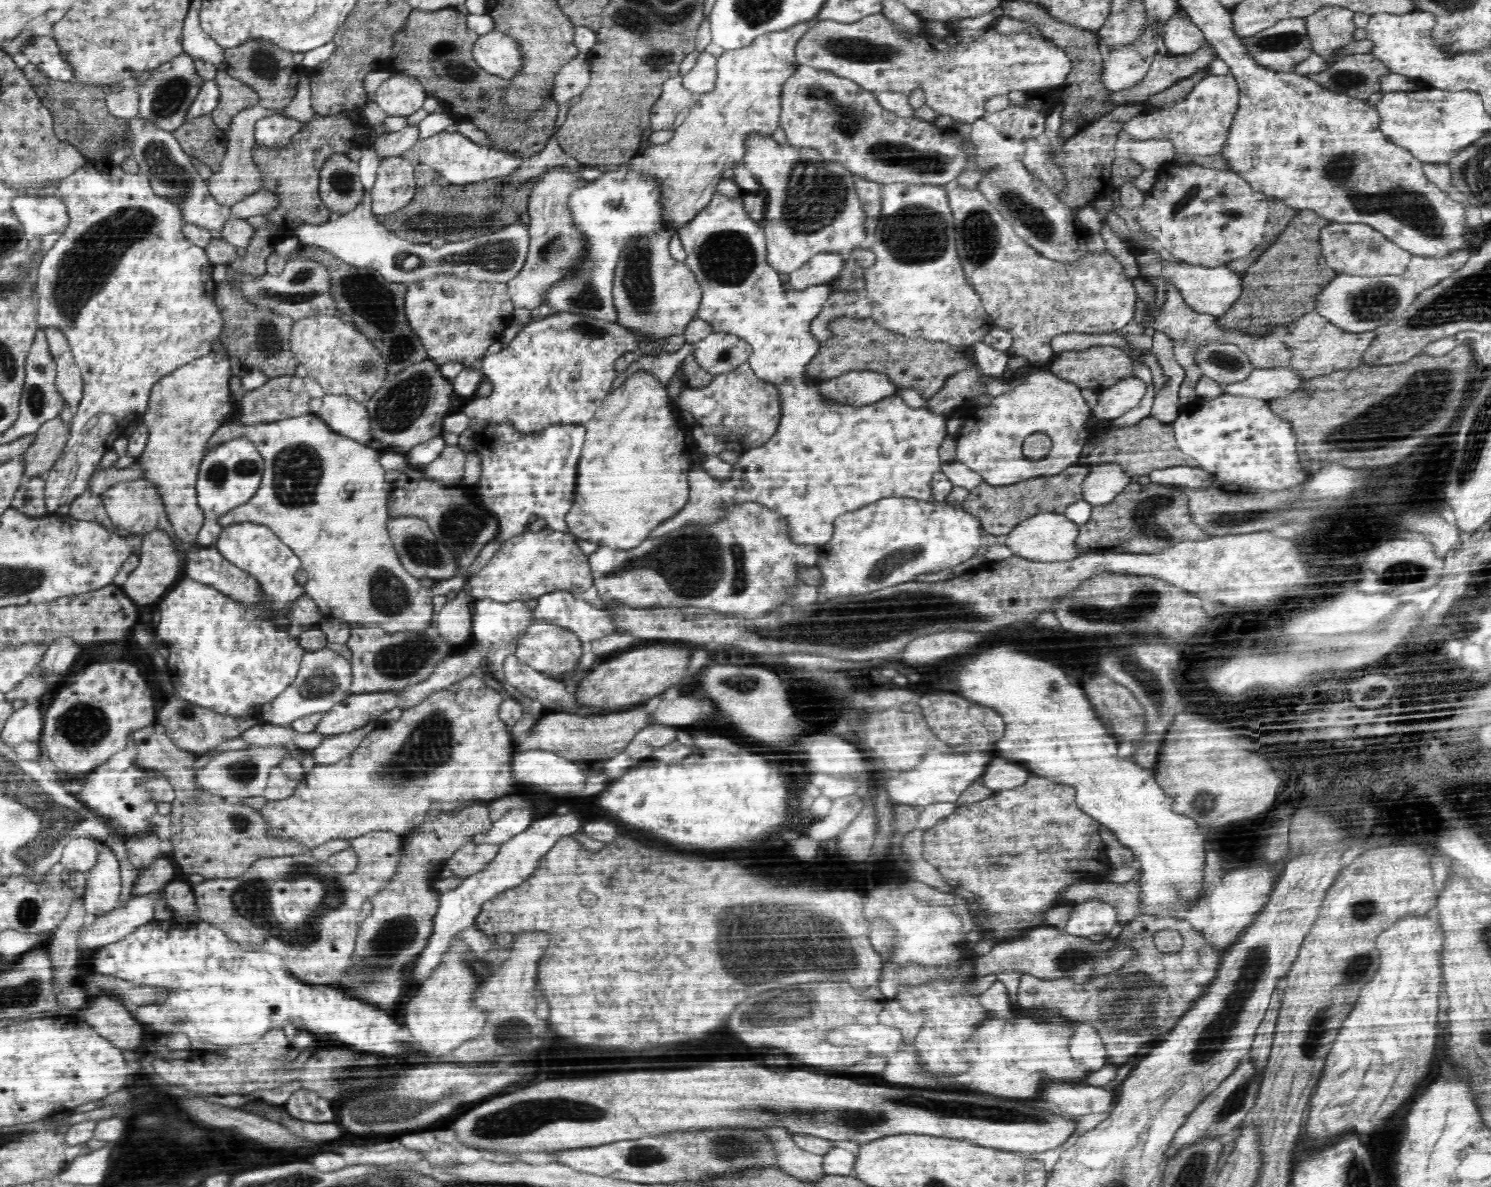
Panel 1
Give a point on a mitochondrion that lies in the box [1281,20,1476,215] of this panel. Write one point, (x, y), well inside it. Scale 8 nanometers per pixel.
(1346, 79)

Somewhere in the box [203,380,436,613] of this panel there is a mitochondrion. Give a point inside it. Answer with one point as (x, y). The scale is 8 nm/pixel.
(297, 467)

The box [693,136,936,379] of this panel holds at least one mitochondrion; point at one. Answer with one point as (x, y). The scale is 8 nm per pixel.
(815, 196)

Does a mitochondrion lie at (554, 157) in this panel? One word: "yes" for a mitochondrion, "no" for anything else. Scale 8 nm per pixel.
no

